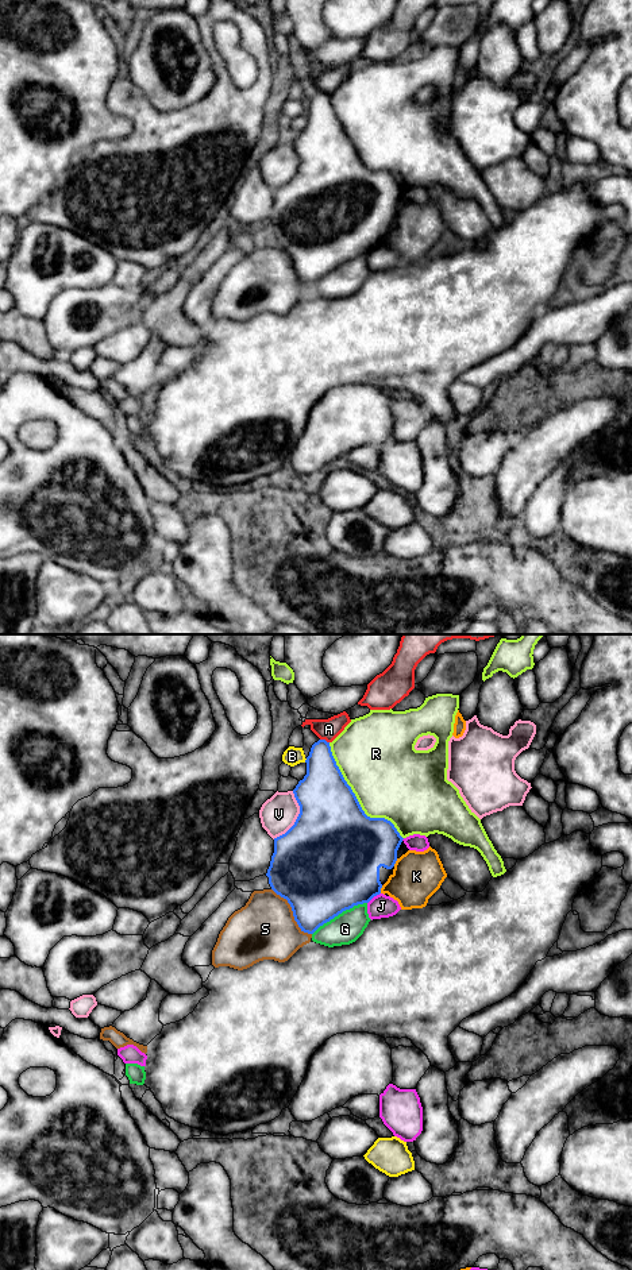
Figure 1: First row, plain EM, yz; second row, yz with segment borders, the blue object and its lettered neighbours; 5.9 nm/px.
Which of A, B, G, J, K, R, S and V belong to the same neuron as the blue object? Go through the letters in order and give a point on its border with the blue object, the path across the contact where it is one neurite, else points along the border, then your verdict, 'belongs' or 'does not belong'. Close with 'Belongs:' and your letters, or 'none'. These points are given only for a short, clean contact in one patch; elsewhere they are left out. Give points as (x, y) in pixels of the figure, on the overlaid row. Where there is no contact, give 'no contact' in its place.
A: meets blue in yz at (324, 740); does not belong
B: meets blue in yz at (305, 760); does not belong
G: meets blue in yz at (339, 913); does not belong
J: meets blue in yz at (373, 896); does not belong
K: meets blue in yz at (394, 863); does not belong
R: meets blue in yz at (357, 799); does not belong
S: meets blue in yz at (293, 913); belongs
V: meets blue in yz at (297, 818); does not belong
Belongs: S

